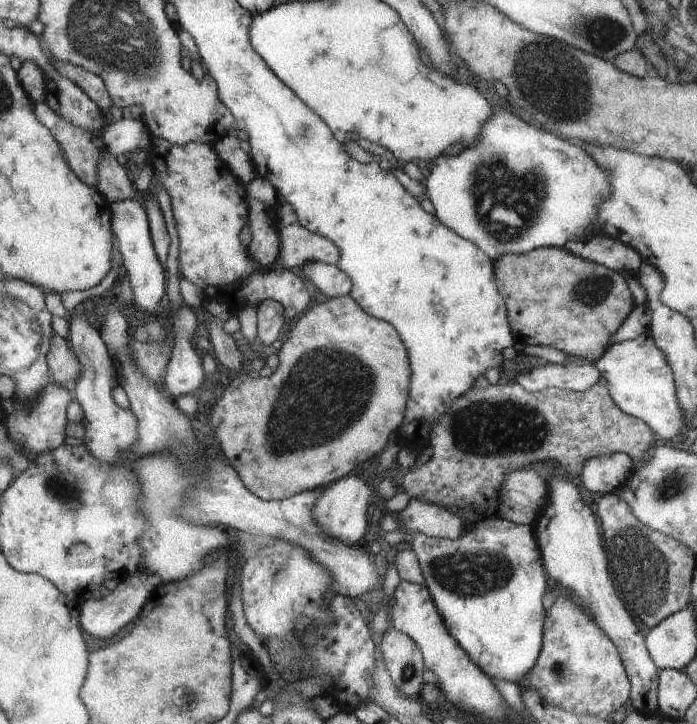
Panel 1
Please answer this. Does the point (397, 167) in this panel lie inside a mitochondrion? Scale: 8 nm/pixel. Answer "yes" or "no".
no

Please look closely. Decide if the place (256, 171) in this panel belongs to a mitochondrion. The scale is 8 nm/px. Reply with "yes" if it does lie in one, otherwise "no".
no

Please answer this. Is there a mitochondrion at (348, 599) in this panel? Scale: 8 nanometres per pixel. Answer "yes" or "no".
no

